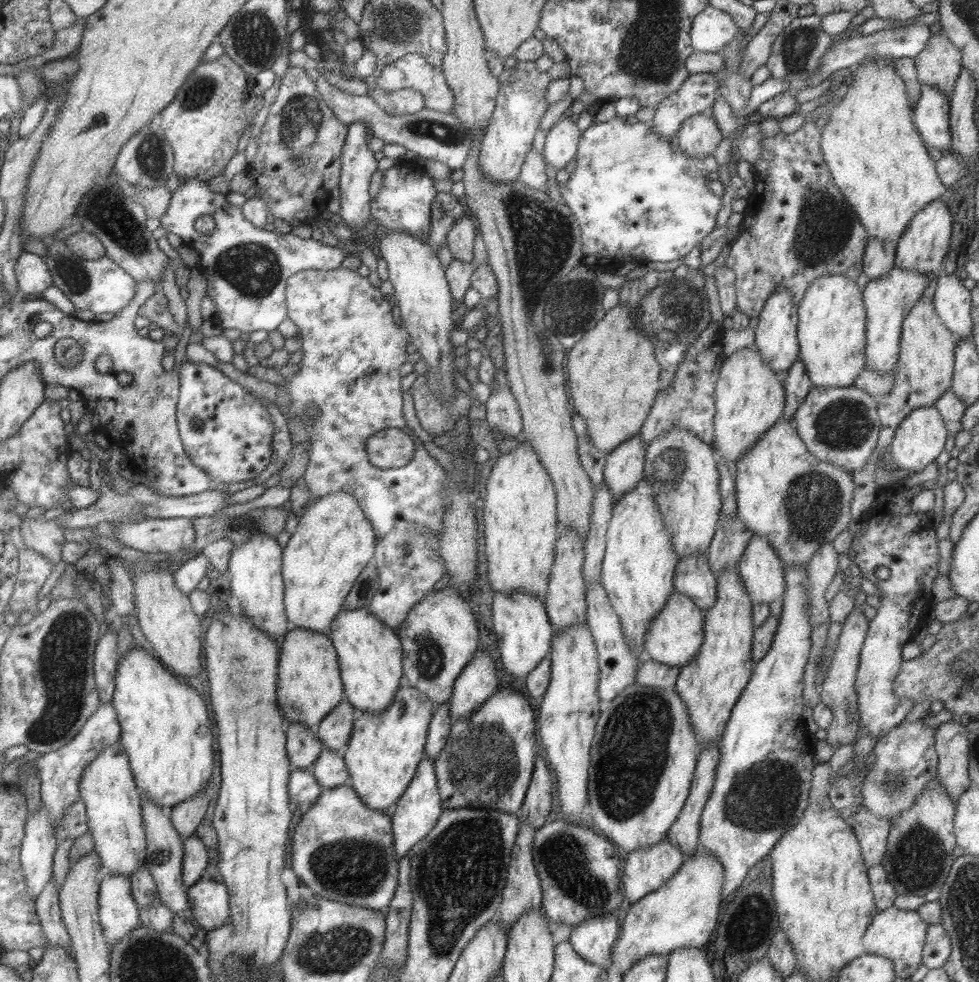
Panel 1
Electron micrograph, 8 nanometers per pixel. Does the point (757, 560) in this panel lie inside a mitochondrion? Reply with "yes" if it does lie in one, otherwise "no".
no

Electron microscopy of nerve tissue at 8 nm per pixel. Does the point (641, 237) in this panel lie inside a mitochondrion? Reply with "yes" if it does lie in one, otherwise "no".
no

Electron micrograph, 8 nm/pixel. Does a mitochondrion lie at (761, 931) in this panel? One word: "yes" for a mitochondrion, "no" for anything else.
no

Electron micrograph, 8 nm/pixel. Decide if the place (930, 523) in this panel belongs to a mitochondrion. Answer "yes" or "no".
no

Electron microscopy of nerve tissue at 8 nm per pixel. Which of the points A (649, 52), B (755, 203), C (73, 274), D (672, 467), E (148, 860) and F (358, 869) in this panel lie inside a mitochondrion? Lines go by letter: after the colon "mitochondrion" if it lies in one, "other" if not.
A: mitochondrion
B: other
C: mitochondrion
D: mitochondrion
E: other
F: mitochondrion

